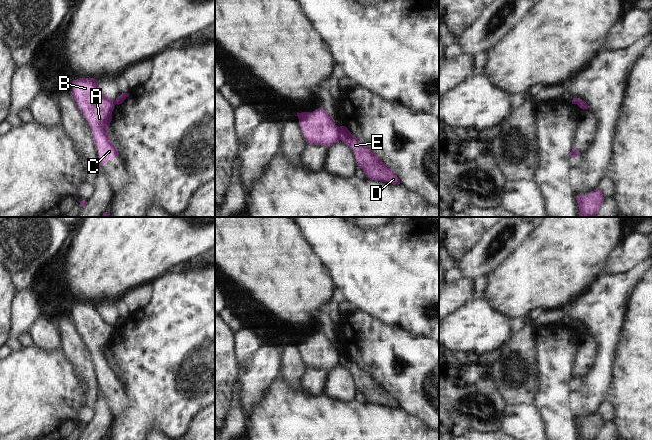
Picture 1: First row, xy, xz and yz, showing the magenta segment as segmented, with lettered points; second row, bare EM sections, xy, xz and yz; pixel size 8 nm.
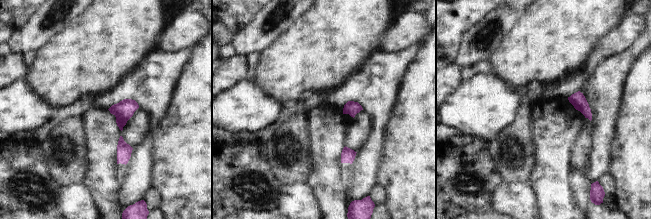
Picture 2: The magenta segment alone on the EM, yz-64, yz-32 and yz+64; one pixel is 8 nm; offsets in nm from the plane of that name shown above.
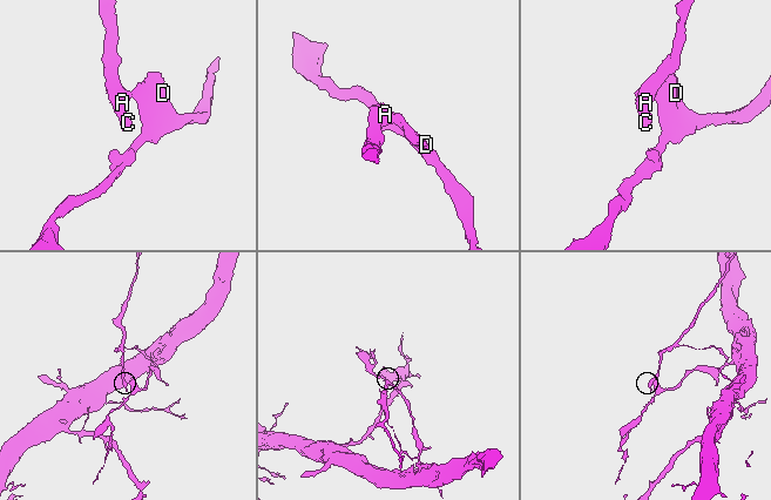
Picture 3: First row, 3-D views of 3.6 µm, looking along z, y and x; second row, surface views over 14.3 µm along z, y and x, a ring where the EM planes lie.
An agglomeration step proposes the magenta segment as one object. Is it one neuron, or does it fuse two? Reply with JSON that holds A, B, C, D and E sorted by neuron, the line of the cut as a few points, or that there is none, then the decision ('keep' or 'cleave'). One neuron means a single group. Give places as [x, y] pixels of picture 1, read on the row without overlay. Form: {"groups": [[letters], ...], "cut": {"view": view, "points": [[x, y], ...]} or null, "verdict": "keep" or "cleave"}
{"groups": [["A", "B", "C"], ["D", "E"]], "cut": {"view": "xz", "points": [[339, 351], [340, 363]]}, "verdict": "cleave"}

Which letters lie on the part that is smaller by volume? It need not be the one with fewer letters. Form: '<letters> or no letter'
A, B, C

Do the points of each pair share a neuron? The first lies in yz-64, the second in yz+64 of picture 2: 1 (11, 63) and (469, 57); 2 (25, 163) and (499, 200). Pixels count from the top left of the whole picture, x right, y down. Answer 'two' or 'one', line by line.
1: two
2: two

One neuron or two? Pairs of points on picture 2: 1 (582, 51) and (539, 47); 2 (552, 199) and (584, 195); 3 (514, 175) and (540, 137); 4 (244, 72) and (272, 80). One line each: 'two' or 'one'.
1: one
2: two
3: two
4: two

